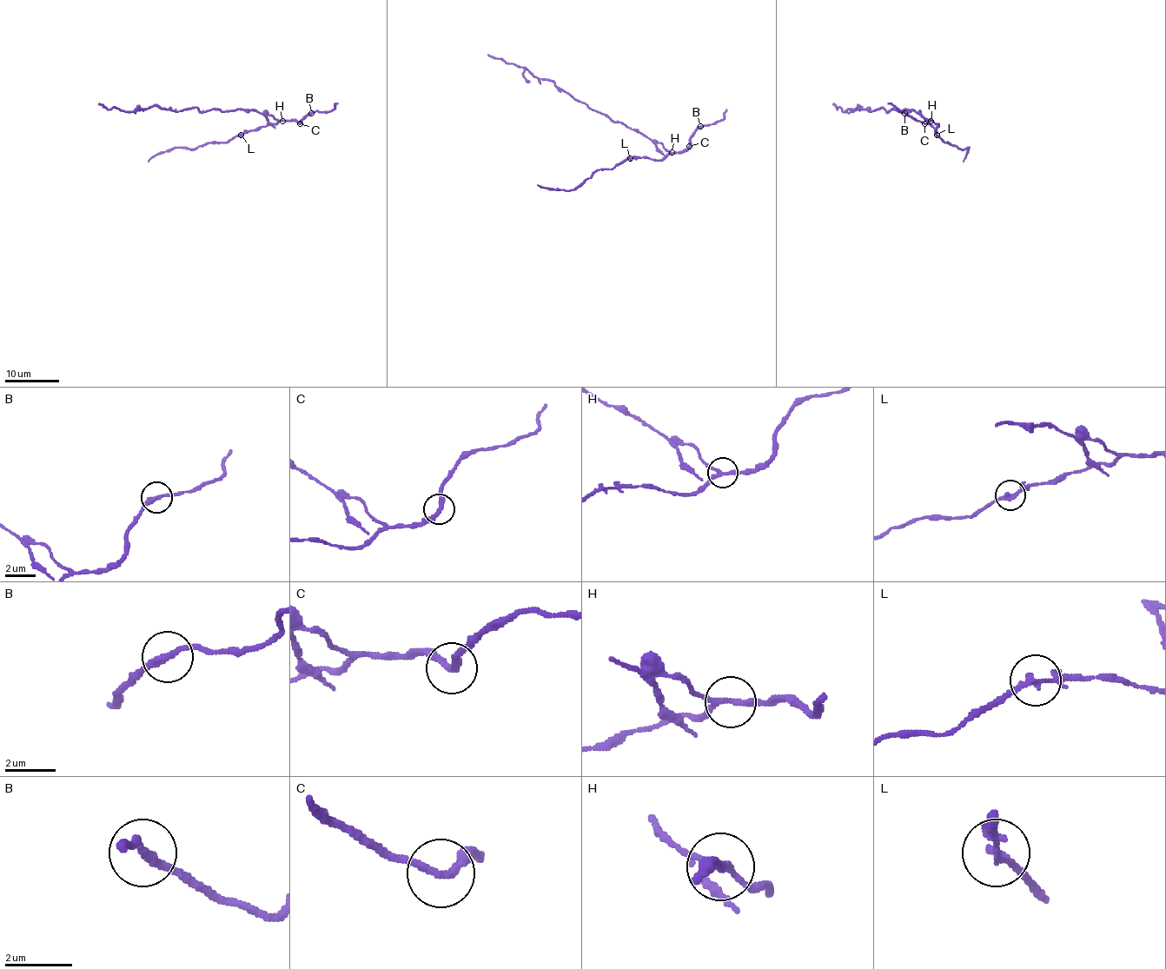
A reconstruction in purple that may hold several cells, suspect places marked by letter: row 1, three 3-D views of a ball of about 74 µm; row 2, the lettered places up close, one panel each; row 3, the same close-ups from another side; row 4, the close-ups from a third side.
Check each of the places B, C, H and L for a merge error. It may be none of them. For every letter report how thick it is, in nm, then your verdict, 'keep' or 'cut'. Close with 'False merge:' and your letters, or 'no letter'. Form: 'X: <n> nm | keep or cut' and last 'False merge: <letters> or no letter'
B: 260 nm | keep
C: 240 nm | keep
H: 200 nm | cut
L: 240 nm | keep
False merge: H

